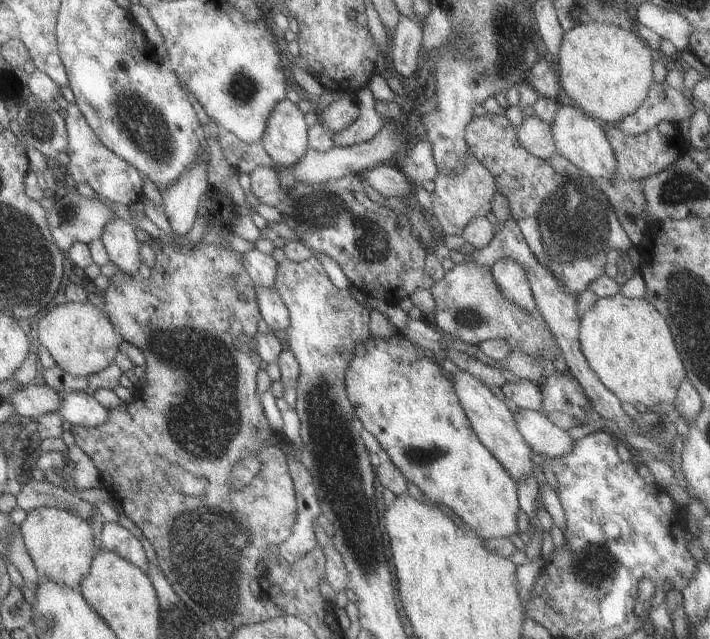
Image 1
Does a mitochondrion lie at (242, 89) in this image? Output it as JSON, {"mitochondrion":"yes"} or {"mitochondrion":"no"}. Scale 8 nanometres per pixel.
{"mitochondrion":"yes"}

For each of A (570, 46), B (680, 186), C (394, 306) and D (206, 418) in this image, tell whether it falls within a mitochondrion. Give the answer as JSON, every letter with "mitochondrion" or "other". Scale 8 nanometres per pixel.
{"A":"other","B":"mitochondrion","C":"other","D":"mitochondrion"}

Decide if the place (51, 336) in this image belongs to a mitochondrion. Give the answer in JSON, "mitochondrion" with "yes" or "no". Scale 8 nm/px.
{"mitochondrion":"no"}

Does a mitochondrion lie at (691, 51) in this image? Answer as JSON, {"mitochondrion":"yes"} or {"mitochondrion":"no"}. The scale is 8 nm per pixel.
{"mitochondrion":"no"}

